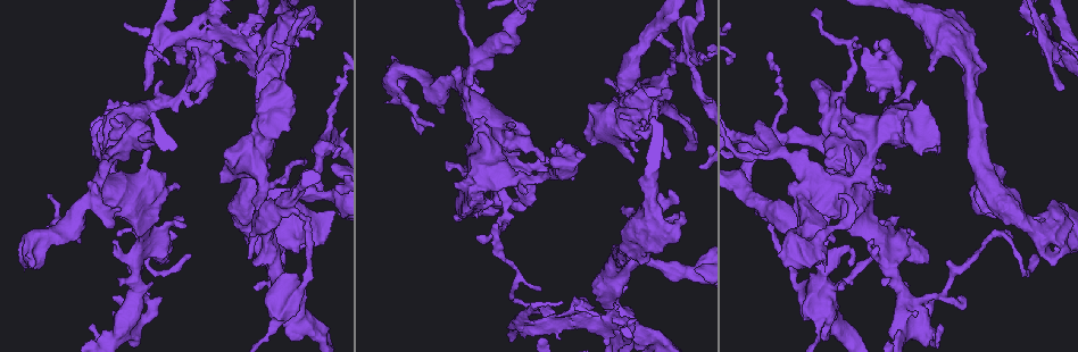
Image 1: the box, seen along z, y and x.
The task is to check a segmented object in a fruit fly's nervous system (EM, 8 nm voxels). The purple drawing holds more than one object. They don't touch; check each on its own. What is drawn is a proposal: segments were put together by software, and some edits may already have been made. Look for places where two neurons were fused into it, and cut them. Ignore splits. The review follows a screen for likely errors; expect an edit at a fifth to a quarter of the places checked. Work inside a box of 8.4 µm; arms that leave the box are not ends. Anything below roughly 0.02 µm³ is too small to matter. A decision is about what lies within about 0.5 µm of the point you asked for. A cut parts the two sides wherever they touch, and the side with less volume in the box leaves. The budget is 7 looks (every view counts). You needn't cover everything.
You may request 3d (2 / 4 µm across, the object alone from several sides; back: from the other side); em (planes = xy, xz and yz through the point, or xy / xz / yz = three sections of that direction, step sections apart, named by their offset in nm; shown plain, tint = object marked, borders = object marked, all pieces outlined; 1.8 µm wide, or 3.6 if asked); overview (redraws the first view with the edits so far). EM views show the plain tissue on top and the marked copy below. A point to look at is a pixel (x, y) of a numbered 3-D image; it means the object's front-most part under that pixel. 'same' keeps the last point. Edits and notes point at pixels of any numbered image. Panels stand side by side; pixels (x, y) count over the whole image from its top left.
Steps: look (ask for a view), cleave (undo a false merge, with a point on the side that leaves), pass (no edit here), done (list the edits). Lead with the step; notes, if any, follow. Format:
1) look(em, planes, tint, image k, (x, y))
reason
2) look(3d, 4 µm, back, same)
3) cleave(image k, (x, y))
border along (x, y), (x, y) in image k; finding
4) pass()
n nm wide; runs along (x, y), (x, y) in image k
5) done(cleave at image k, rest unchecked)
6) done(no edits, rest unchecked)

look(3d, 4 µm, image 1, (201, 35))
three-way junction

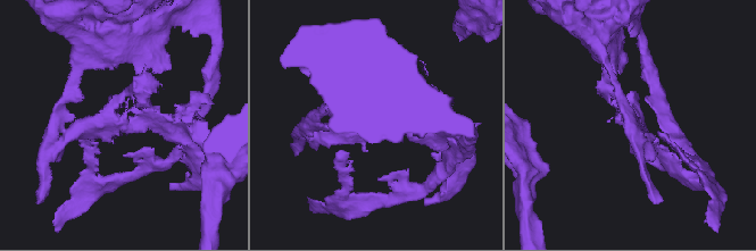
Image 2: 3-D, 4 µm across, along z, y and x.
look(em, yz, step 4, tint, image 2, (125, 126))
3 arms

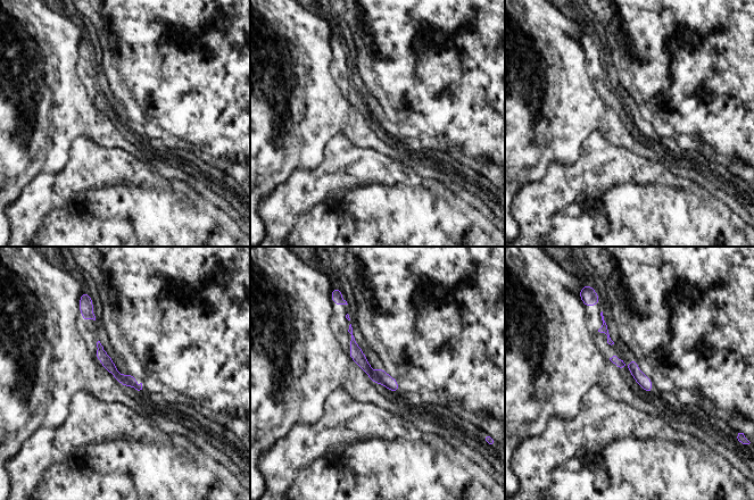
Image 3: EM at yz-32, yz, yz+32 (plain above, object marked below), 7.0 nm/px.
look(em, planes, tint, same)

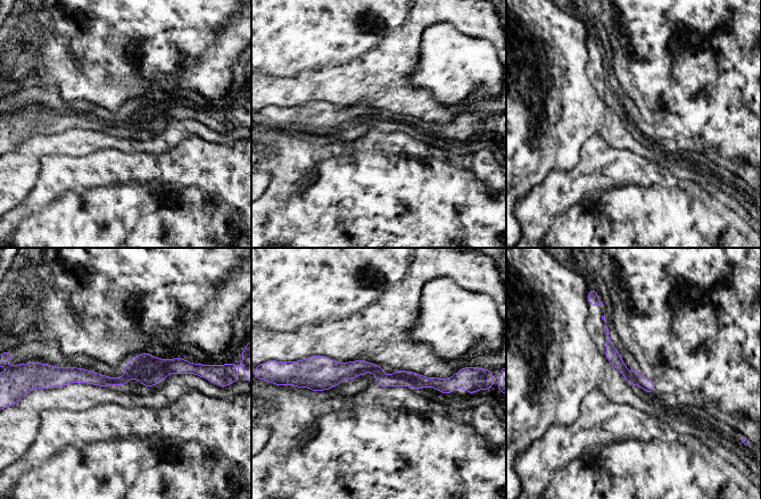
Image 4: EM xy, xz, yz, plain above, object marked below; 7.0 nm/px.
pass()
runs along (311, 369), (447, 381) in image 4; continuous, no second neuron

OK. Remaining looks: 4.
look(3d, 4 µm, image 1, (810, 185))
calibre changes

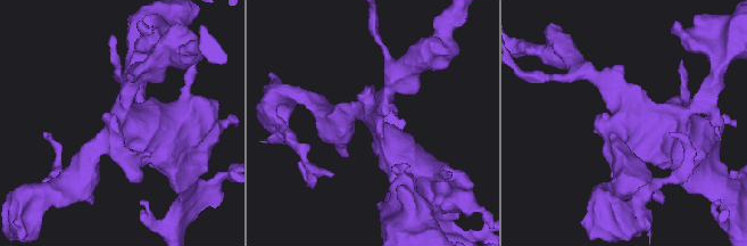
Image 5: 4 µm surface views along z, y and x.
look(em, planes, tint, image 5, (117, 121))

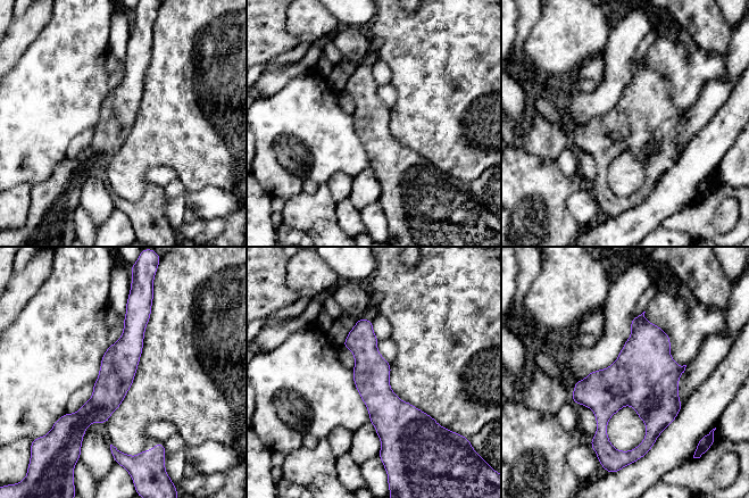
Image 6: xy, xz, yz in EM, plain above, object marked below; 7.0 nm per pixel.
pass()
runs along (132, 307), (131, 343), (81, 430) in image 6; all the same neuron

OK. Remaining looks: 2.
look(em, planes, tint, image 1, (1036, 225))
sharp bend

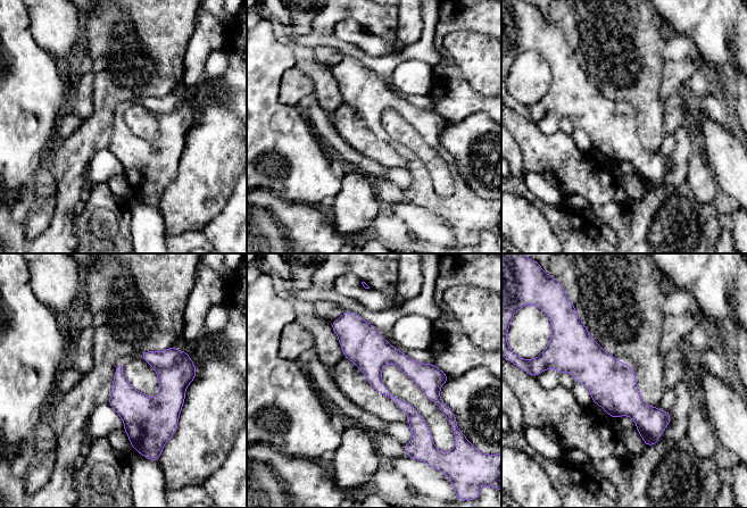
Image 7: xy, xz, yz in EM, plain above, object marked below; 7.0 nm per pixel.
pass()
200 nm wide; runs along (334, 326), (371, 352), (442, 376) in image 7; all the same neuron

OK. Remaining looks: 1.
done(no edits, rest unchecked)

